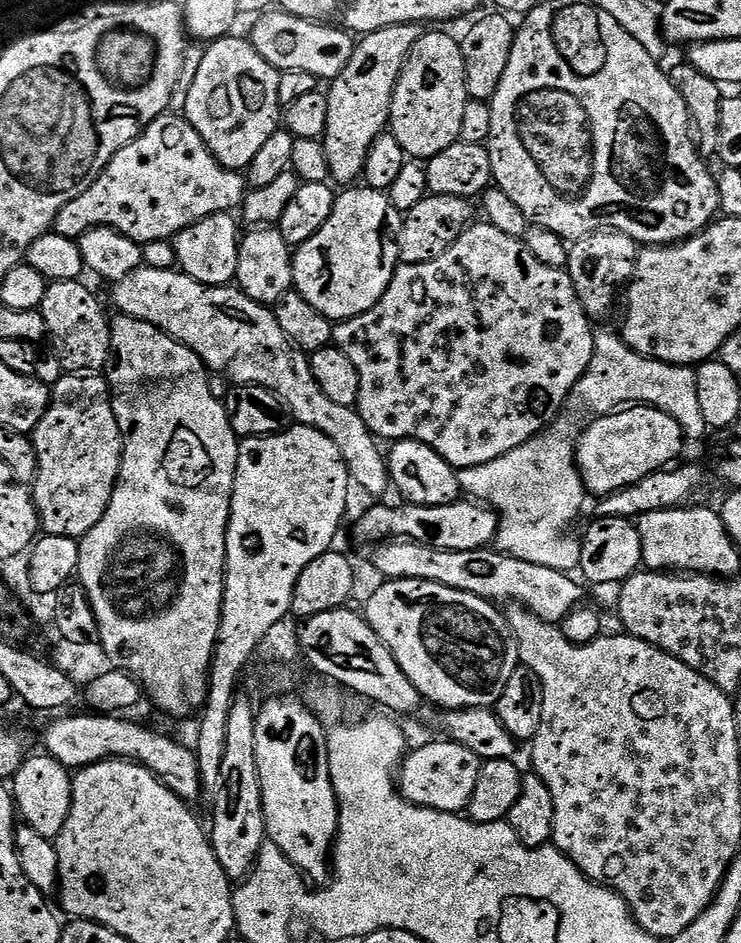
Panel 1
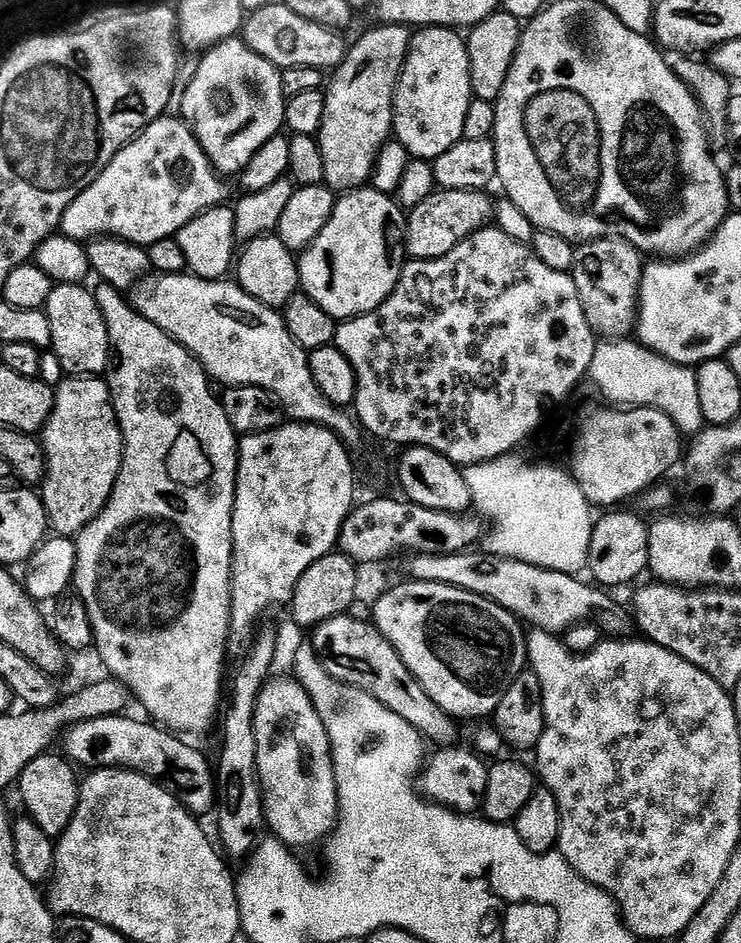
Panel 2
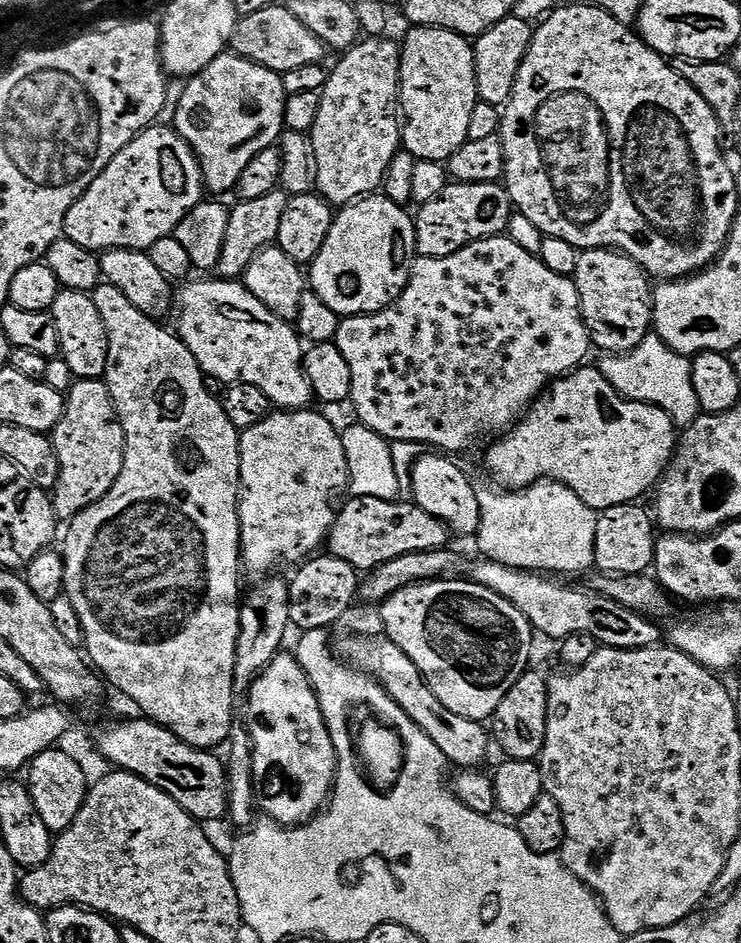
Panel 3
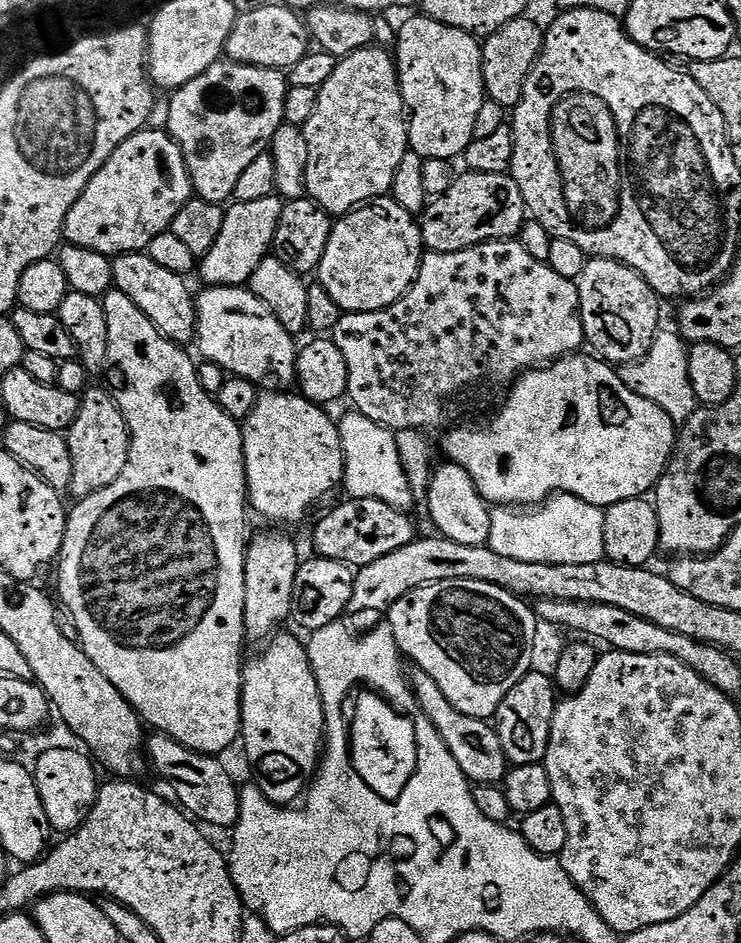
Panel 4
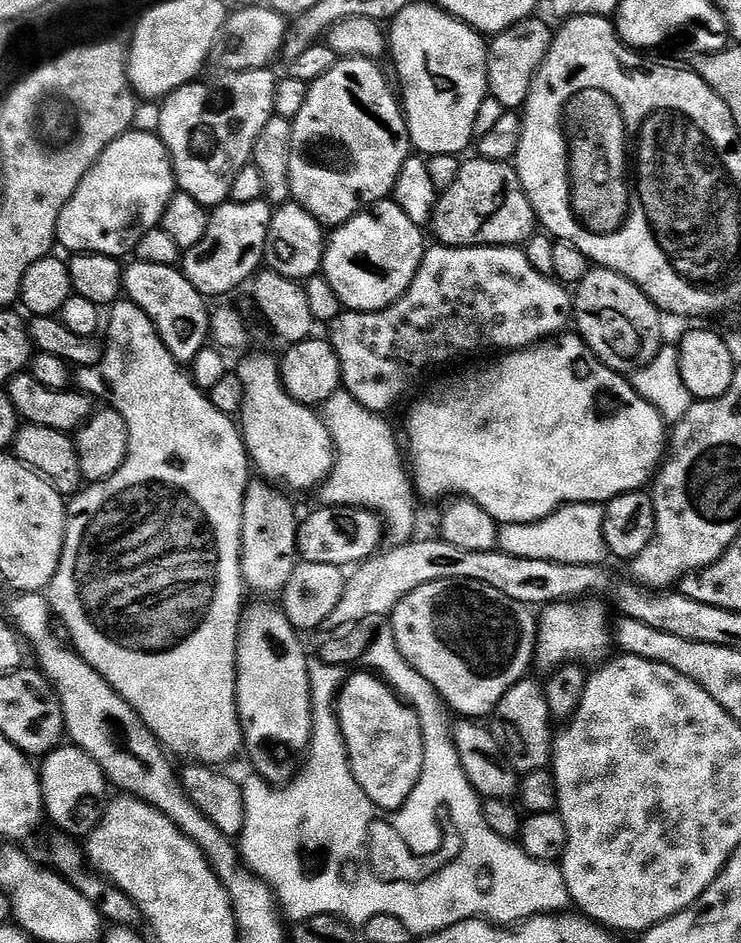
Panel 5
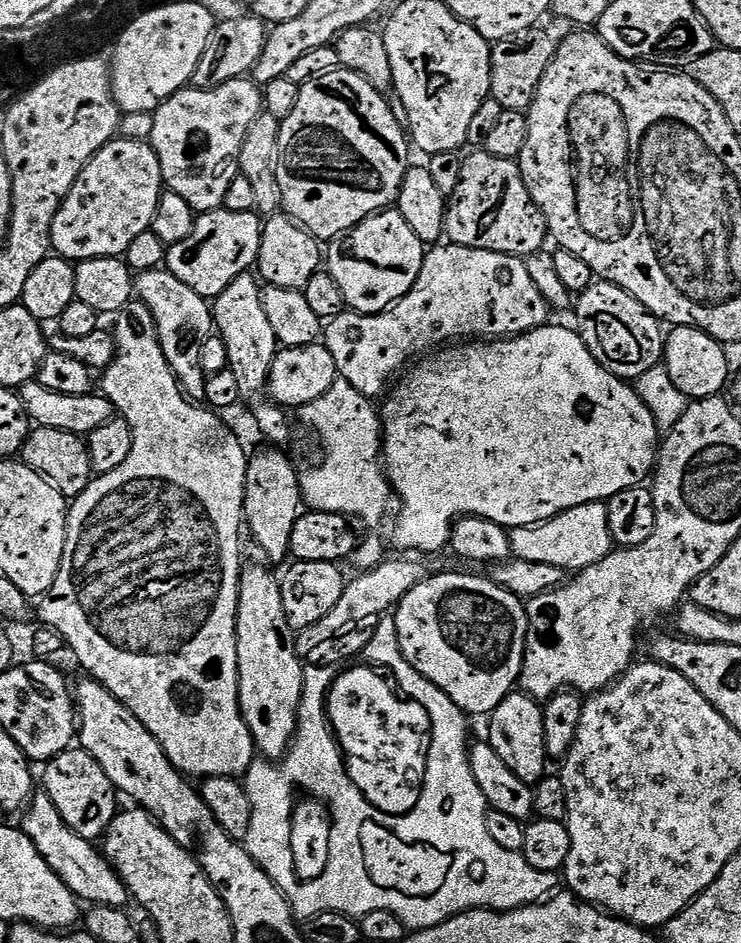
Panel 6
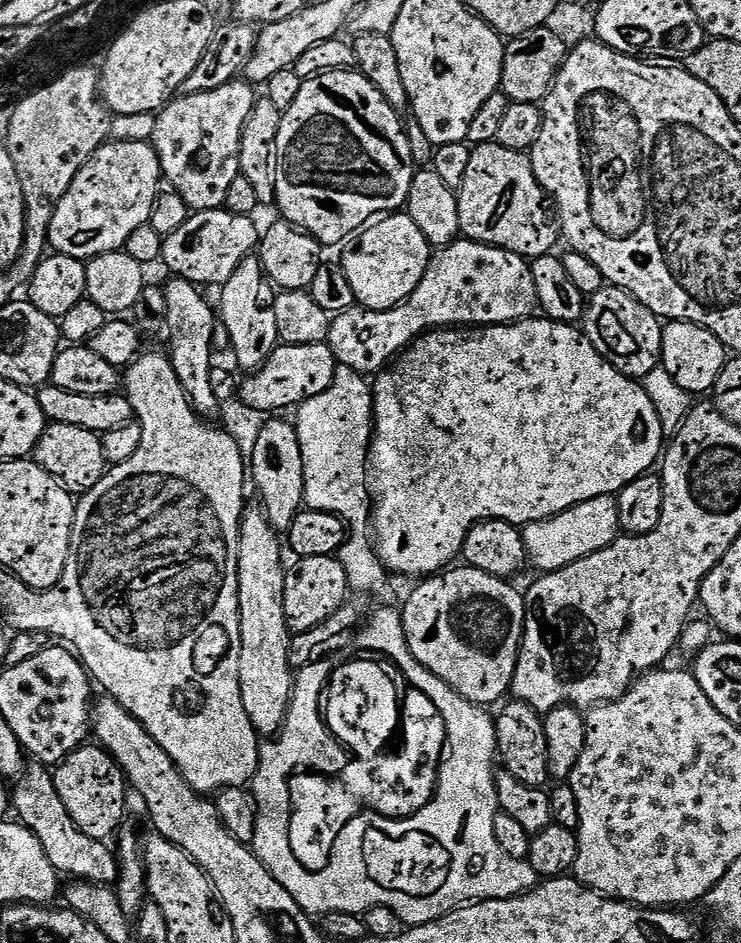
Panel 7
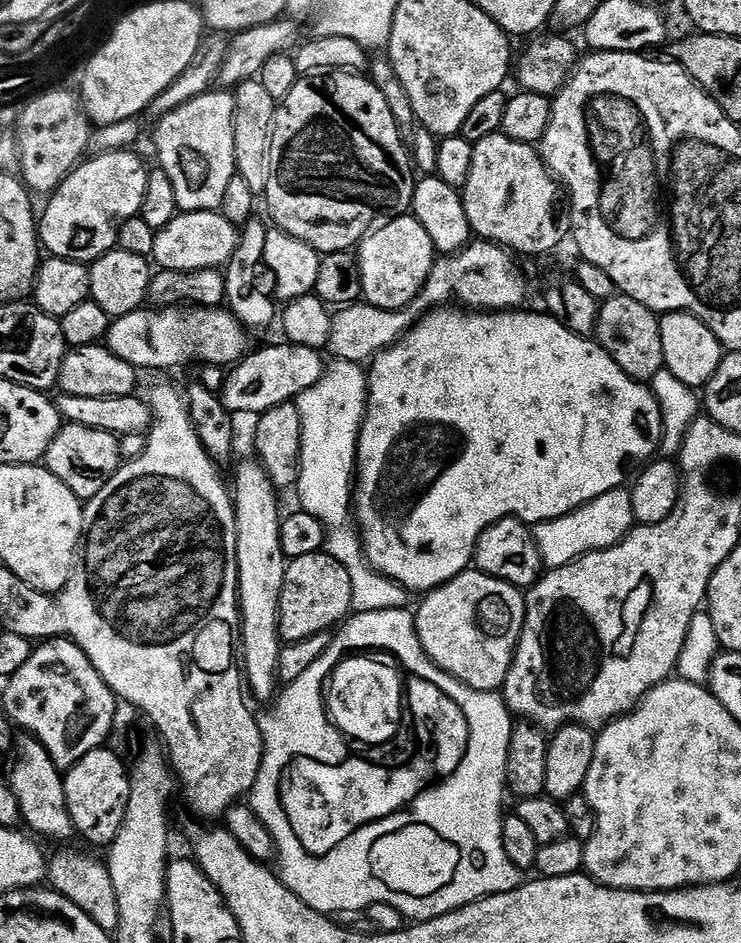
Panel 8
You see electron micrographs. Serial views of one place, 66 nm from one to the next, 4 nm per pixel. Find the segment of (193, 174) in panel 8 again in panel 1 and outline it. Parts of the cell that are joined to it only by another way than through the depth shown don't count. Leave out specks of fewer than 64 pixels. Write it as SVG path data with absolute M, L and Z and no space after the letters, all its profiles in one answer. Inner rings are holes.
M226 34L205 47L202 67L194 77L194 86L190 86L190 98L186 98L184 116L198 130L219 164L246 170L266 138L281 127L280 72L247 39L239 40L232 35L236 34Z

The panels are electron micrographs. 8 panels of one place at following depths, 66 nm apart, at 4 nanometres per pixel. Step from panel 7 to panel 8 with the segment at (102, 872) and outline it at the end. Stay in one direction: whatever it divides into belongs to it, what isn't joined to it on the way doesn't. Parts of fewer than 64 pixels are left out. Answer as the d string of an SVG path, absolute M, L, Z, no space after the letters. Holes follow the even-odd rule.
M24 739L28 740L21 742L20 753L16 756L16 765L12 768L12 776L10 775L10 787L16 805L20 807L20 820L28 823L37 837L49 836L52 840L64 840L74 832L64 793L64 776L39 740Z

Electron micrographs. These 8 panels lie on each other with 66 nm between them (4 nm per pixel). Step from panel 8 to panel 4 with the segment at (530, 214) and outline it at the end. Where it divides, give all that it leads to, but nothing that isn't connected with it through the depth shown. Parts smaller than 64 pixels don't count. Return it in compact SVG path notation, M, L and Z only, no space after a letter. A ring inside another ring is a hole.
M465 171L457 175L446 194L435 197L425 207L418 223L428 252L461 252L475 244L487 244L490 240L519 237L526 223L526 209L511 175Z

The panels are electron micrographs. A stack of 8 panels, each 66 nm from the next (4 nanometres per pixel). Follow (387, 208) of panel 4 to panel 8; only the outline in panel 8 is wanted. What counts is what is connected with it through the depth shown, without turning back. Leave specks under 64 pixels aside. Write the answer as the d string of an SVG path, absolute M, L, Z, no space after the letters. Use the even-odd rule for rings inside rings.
M411 214L397 215L373 227L358 245L360 291L363 299L375 308L404 308L422 290L437 256L436 247L430 242L430 234L422 230L416 217Z

